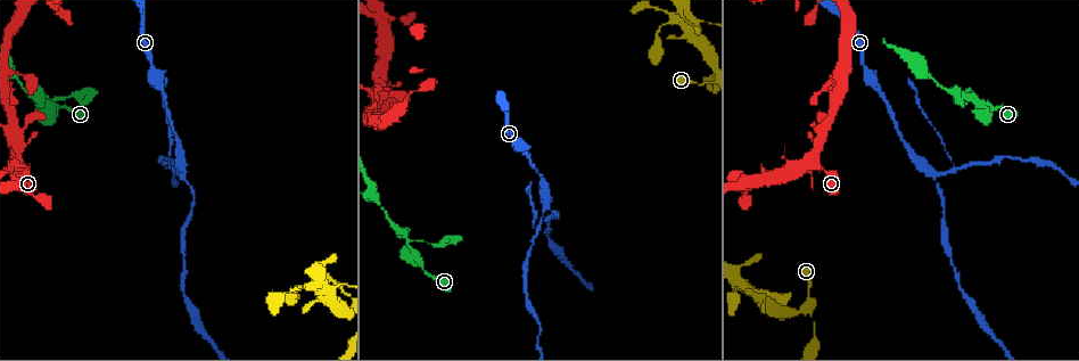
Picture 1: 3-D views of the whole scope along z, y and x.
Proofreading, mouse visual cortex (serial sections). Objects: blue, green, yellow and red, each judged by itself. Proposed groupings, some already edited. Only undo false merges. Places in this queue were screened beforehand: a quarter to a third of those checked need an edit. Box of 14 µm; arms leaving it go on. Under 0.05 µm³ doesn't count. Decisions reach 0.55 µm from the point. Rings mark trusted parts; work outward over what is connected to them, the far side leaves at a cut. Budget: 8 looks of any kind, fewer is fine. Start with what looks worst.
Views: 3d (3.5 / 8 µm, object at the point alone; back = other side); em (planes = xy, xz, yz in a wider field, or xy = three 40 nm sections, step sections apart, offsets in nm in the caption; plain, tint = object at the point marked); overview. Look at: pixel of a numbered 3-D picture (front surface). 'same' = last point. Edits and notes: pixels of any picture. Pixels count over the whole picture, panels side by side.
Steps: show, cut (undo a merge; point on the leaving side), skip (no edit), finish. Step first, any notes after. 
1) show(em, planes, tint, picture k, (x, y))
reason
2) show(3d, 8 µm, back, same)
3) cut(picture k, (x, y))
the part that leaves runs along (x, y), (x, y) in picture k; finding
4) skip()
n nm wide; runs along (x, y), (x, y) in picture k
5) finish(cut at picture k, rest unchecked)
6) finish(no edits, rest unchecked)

show(3d, 8 µm, picture 1, (173, 167))
two arms in line, one across

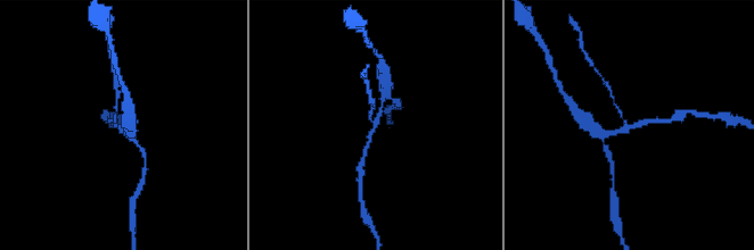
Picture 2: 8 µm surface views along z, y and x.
show(em, xy, step 2, tint, picture 2, (120, 128))

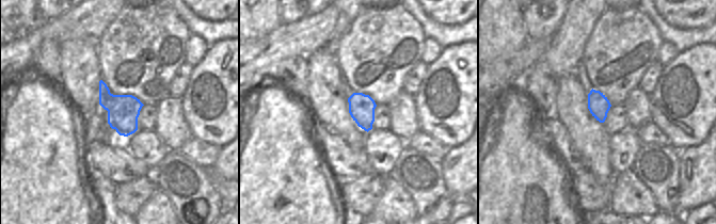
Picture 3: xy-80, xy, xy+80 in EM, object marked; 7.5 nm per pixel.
cut(picture 2, (115, 107))
arms of 100, 200, 200 nm; the part that leaves runs along (624, 122), (609, 86), (604, 81) in picture 2; two cells meet here

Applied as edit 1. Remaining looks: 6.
show(overview)

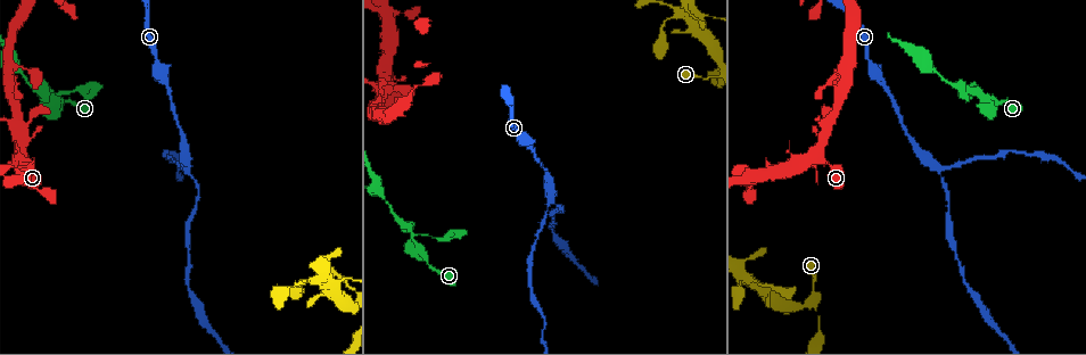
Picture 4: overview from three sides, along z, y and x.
show(3d, 3.5 µm, picture 4, (414, 236))
two arms in line, one across

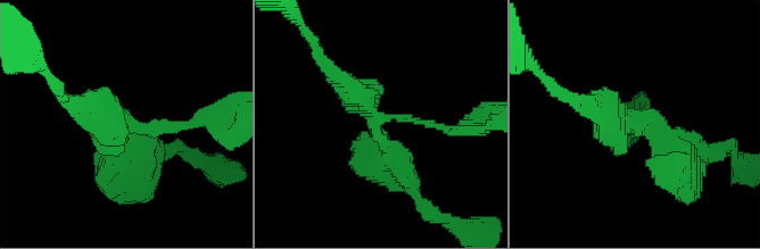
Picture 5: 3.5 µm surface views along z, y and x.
show(em, xy, step 2, tint, picture 5, (380, 118))

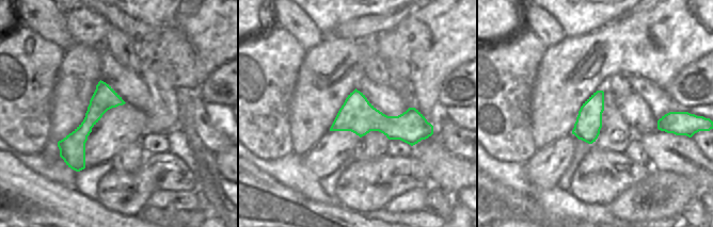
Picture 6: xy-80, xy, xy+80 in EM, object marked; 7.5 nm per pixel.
skip()
runs along (427, 126), (341, 123), (333, 128) in picture 6; all the same cell

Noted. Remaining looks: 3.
show(3d, 3.5 µm, picture 4, (707, 15))
thick turns thin

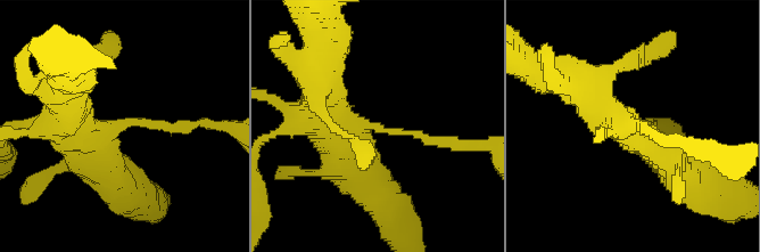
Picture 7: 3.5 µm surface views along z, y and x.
show(em, planes, tint, picture 7, (127, 125))
now the EM

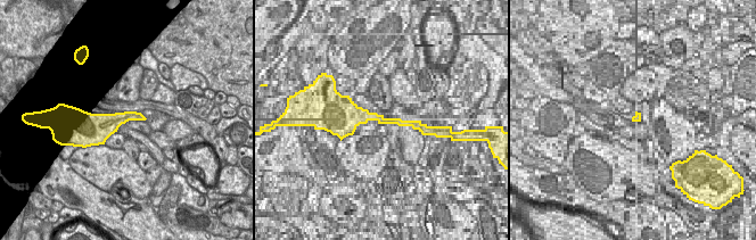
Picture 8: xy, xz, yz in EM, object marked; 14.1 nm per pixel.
show(em, xy, step 2, tint, same)

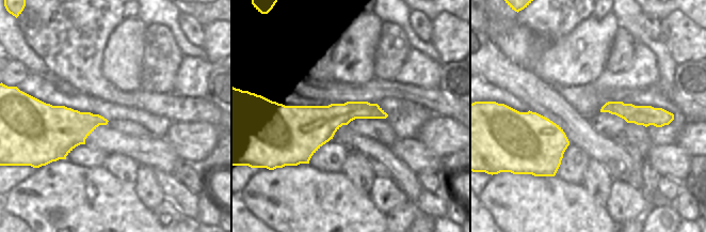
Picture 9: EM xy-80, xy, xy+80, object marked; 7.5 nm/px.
skip()
runs along (604, 109), (651, 116), (659, 124) in picture 9; one cell here

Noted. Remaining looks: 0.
finish(cut at picture 2, rest unchecked)

